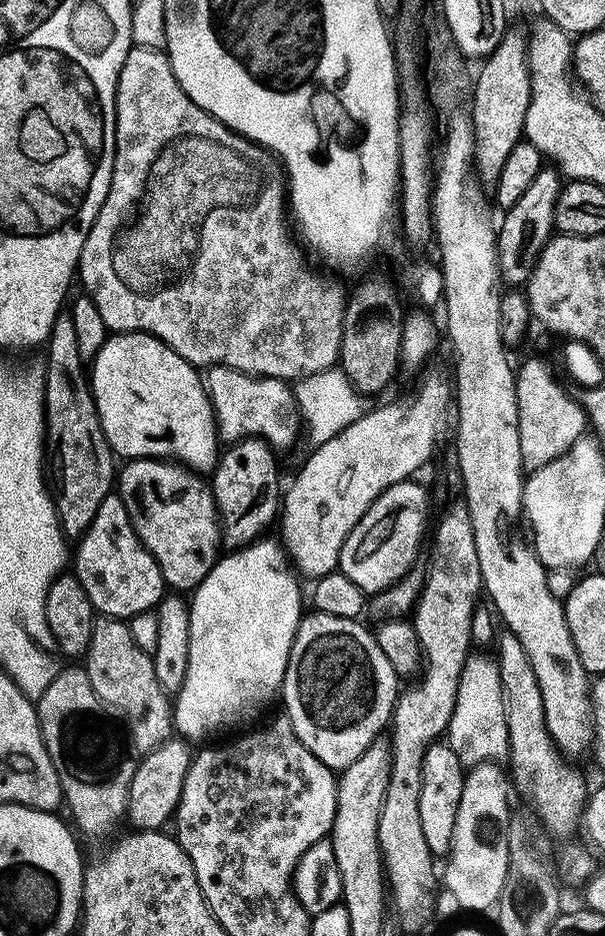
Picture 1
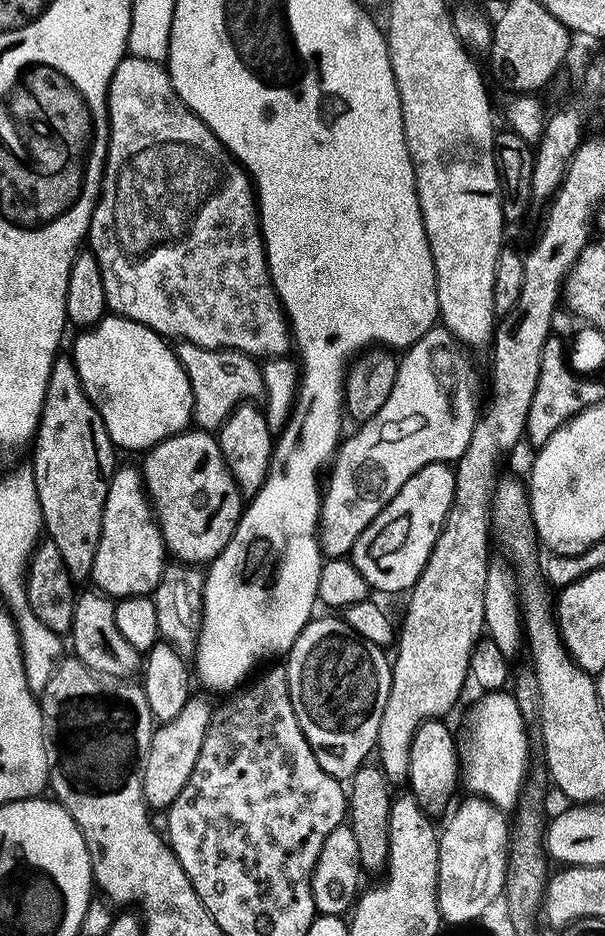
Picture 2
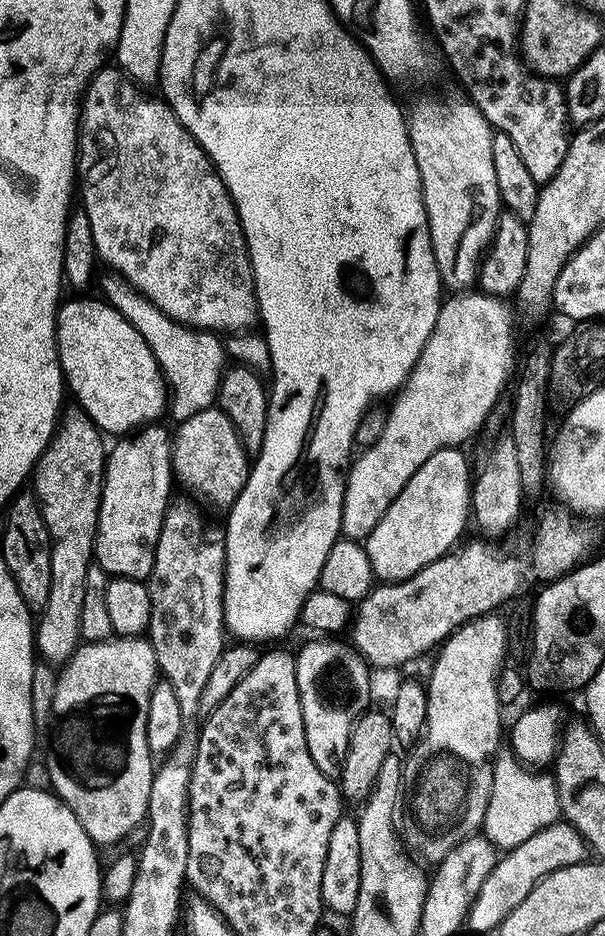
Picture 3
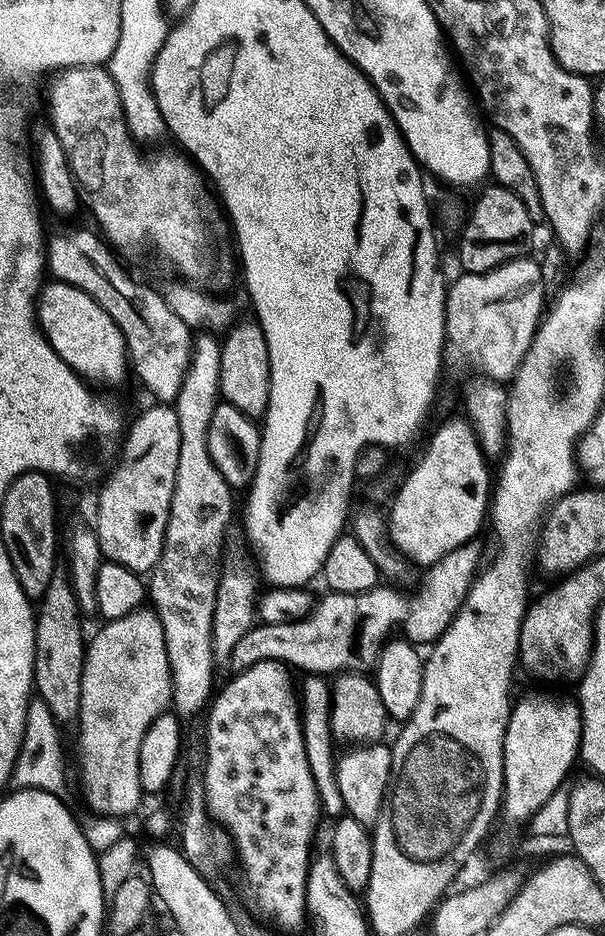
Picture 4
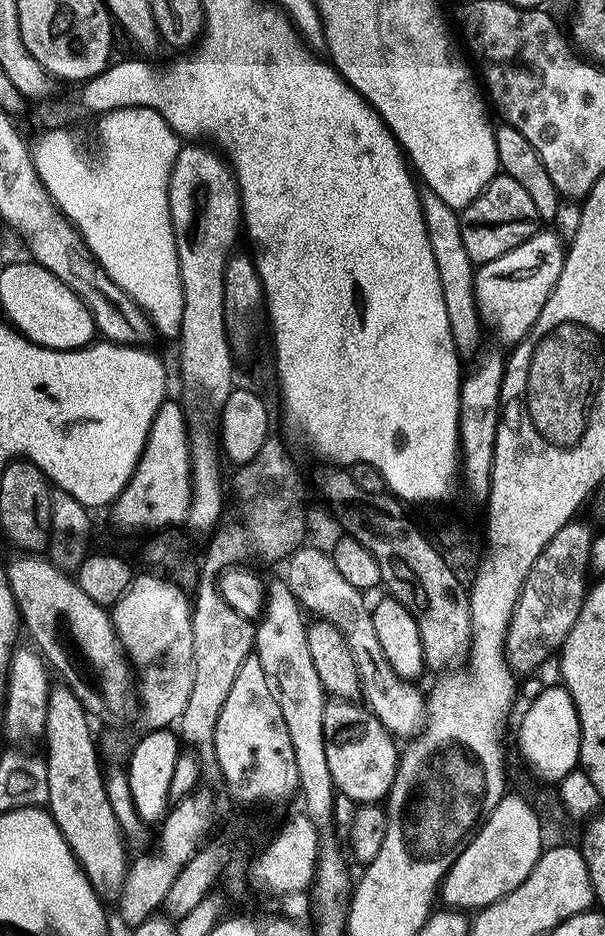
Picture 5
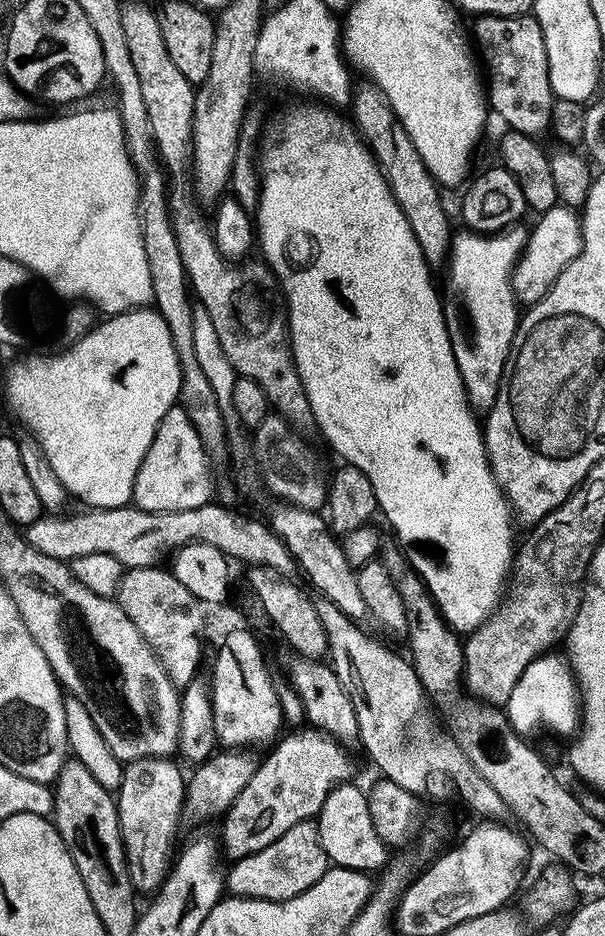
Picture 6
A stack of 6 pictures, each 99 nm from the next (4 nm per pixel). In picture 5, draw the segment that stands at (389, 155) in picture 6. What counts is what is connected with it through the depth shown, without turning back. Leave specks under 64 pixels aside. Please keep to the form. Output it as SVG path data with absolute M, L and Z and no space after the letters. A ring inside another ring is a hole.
M427 190L419 193L420 210L424 215L426 238L430 238L430 250L434 254L434 266L438 266L438 282L442 286L442 302L446 302L446 318L450 322L452 341L461 353L468 352L478 340L482 322L478 317L475 293L472 291L474 265L462 246L462 230L457 209L446 206L438 194Z

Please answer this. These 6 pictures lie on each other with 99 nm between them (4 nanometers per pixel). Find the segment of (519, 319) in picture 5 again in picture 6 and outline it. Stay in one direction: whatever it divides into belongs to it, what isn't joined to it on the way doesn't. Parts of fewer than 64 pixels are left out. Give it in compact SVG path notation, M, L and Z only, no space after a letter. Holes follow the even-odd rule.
M552 207L539 213L538 219L536 225L531 225L528 243L512 270L512 289L516 292L517 301L524 306L537 304L552 289L562 270L580 253L584 241L581 217L569 207Z

